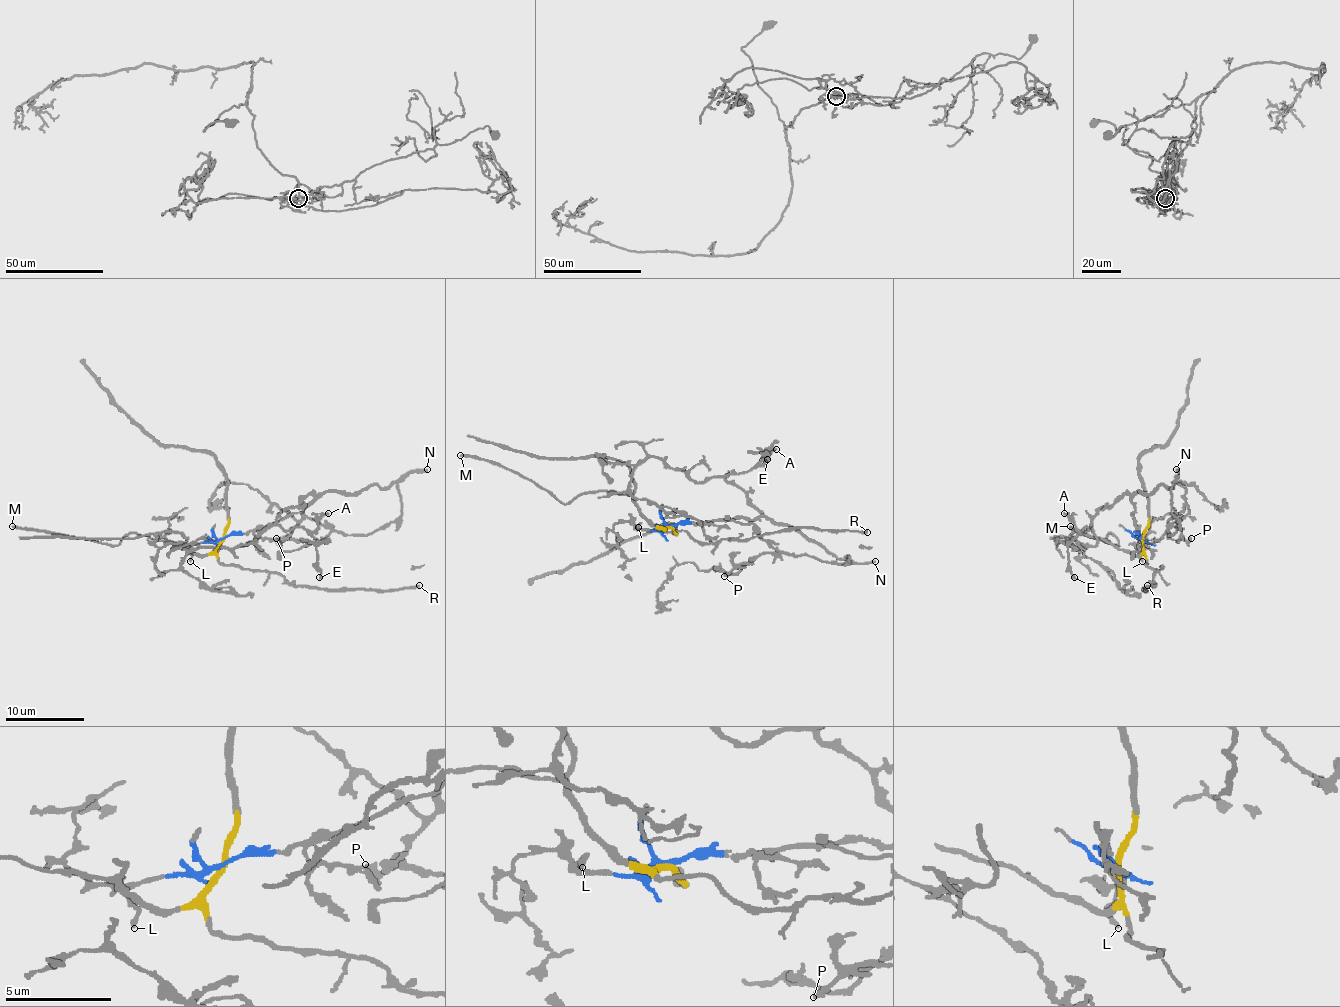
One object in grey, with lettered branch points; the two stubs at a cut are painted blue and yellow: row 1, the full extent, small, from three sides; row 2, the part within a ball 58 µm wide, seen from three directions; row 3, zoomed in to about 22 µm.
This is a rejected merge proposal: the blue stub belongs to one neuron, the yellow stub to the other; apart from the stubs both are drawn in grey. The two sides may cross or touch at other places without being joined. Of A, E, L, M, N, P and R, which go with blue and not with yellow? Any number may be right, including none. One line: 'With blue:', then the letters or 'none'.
With blue: A, E, L, N, P

